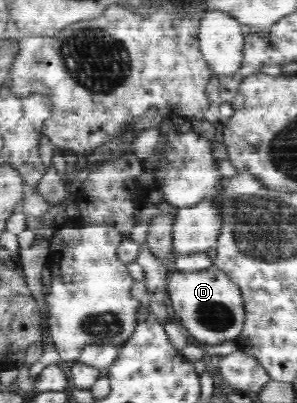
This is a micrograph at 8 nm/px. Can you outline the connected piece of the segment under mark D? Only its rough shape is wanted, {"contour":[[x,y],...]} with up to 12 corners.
{"contour":[[215,264],[172,270],[170,304],[201,346],[240,336],[244,297]]}

